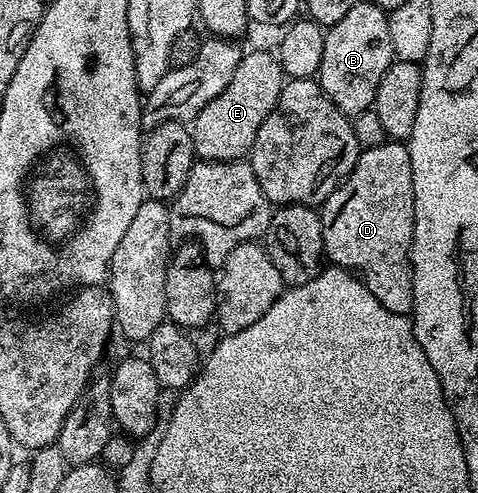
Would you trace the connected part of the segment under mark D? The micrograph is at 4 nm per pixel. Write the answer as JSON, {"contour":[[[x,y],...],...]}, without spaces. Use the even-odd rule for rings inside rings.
{"contour":[[[387,141],[375,147],[365,148],[359,154],[356,165],[350,170],[349,175],[321,203],[320,218],[322,220],[322,250],[325,258],[335,267],[345,267],[351,272],[357,273],[362,282],[365,283],[367,289],[376,297],[376,301],[380,301],[380,305],[384,305],[384,309],[388,309],[392,313],[410,315],[414,309],[414,274],[412,273],[412,265],[410,264],[410,238],[412,237],[412,229],[414,228],[414,190],[412,189],[412,161],[410,160],[409,146],[402,141]]]}

